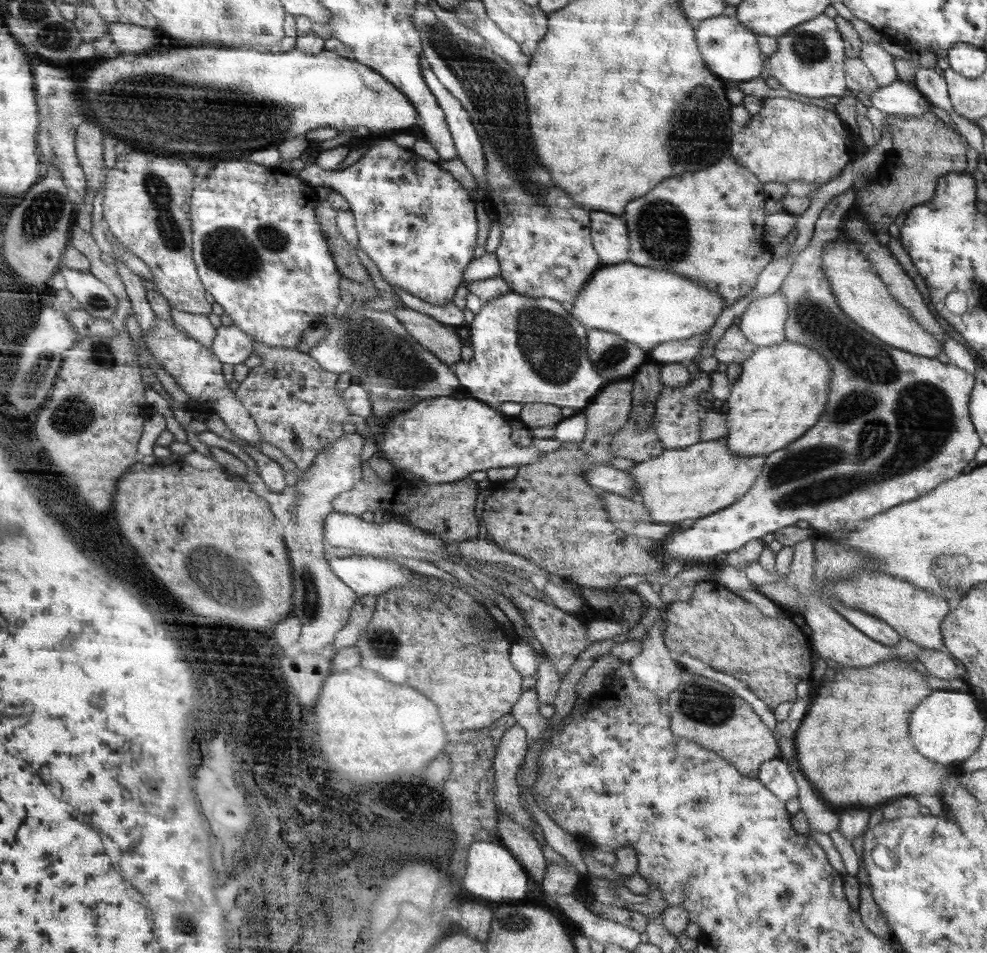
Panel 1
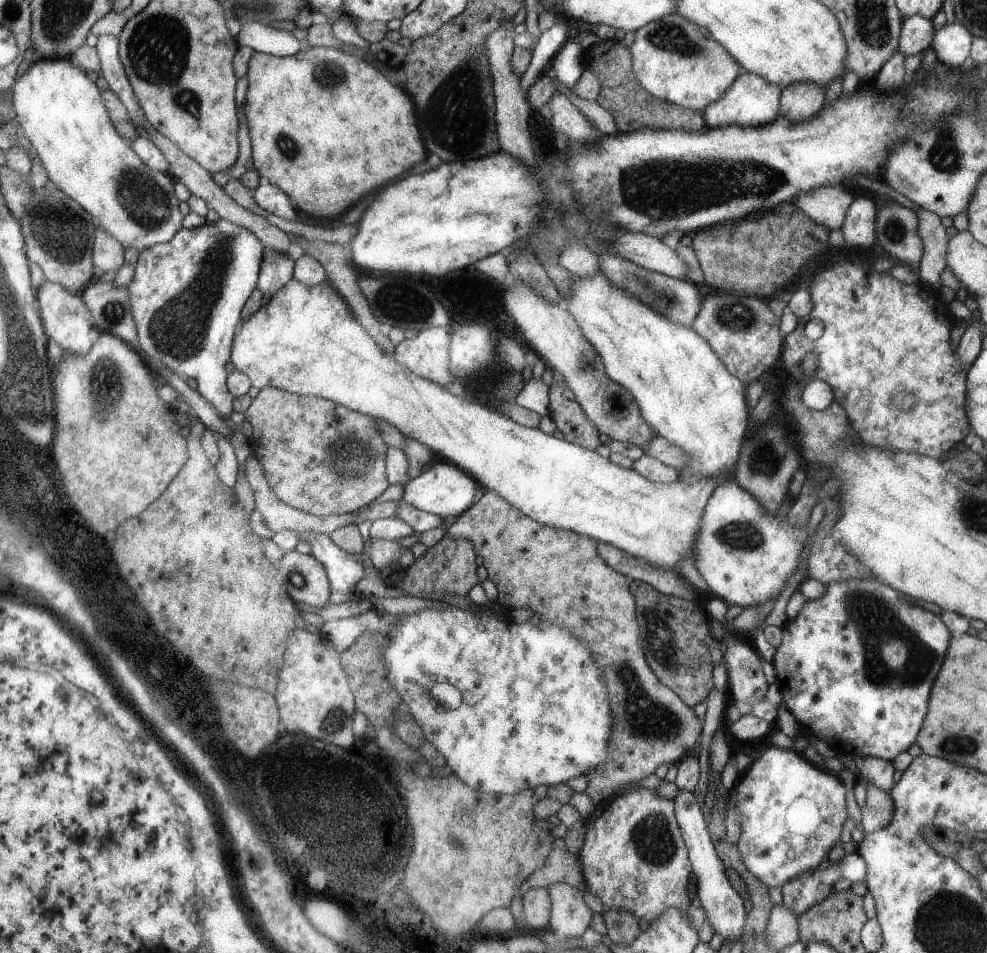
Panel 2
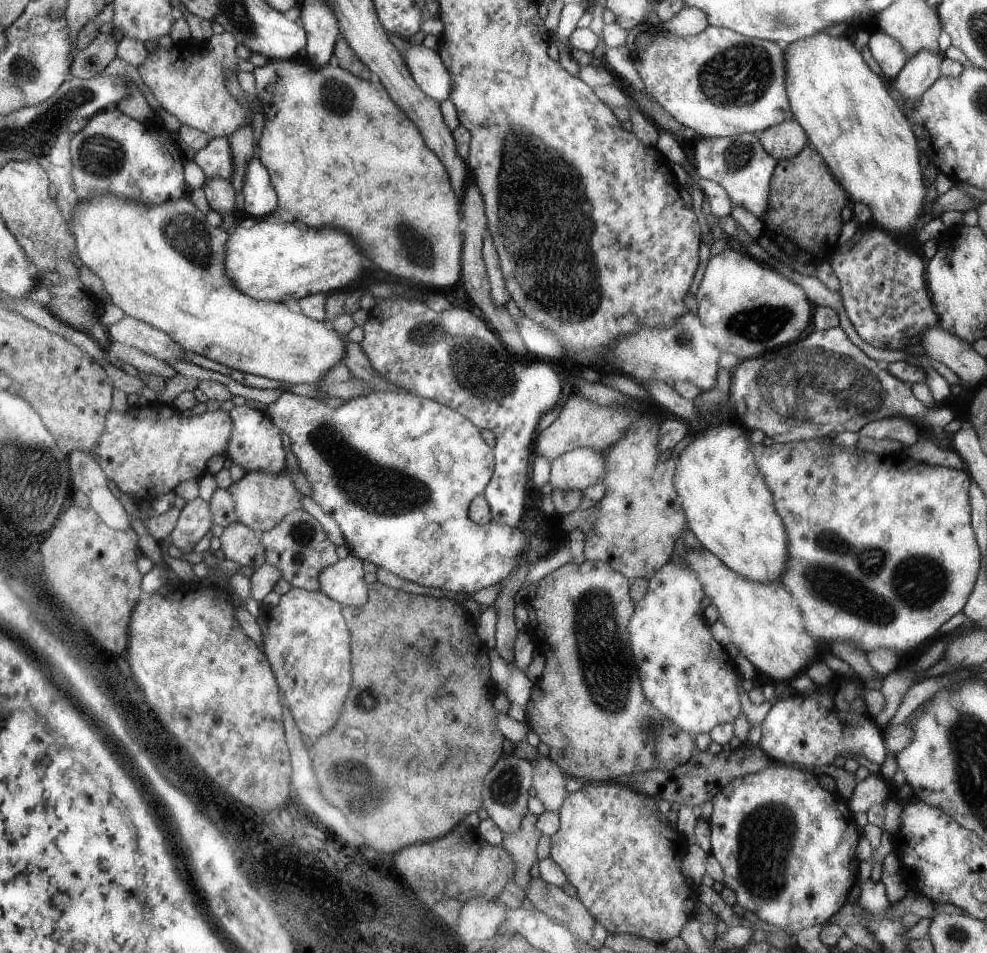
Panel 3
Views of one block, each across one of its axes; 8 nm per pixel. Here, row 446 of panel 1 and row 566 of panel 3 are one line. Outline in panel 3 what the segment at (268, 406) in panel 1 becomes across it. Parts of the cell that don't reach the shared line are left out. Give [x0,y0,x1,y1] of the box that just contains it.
[260,509,340,591]

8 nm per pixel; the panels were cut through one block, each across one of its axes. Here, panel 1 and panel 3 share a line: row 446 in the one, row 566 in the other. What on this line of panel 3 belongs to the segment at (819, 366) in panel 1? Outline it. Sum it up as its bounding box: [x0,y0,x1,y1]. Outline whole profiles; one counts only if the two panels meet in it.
[673,422,788,581]

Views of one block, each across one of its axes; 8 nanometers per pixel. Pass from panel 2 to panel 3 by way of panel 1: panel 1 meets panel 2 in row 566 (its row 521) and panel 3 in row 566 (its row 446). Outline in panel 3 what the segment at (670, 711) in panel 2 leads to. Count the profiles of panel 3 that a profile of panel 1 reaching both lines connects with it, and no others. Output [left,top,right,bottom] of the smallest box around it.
[524,560,694,782]

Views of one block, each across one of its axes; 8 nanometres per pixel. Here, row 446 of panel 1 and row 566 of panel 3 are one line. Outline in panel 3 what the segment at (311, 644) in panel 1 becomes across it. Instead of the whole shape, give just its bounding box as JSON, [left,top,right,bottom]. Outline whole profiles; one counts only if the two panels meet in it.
[319,553,369,607]

